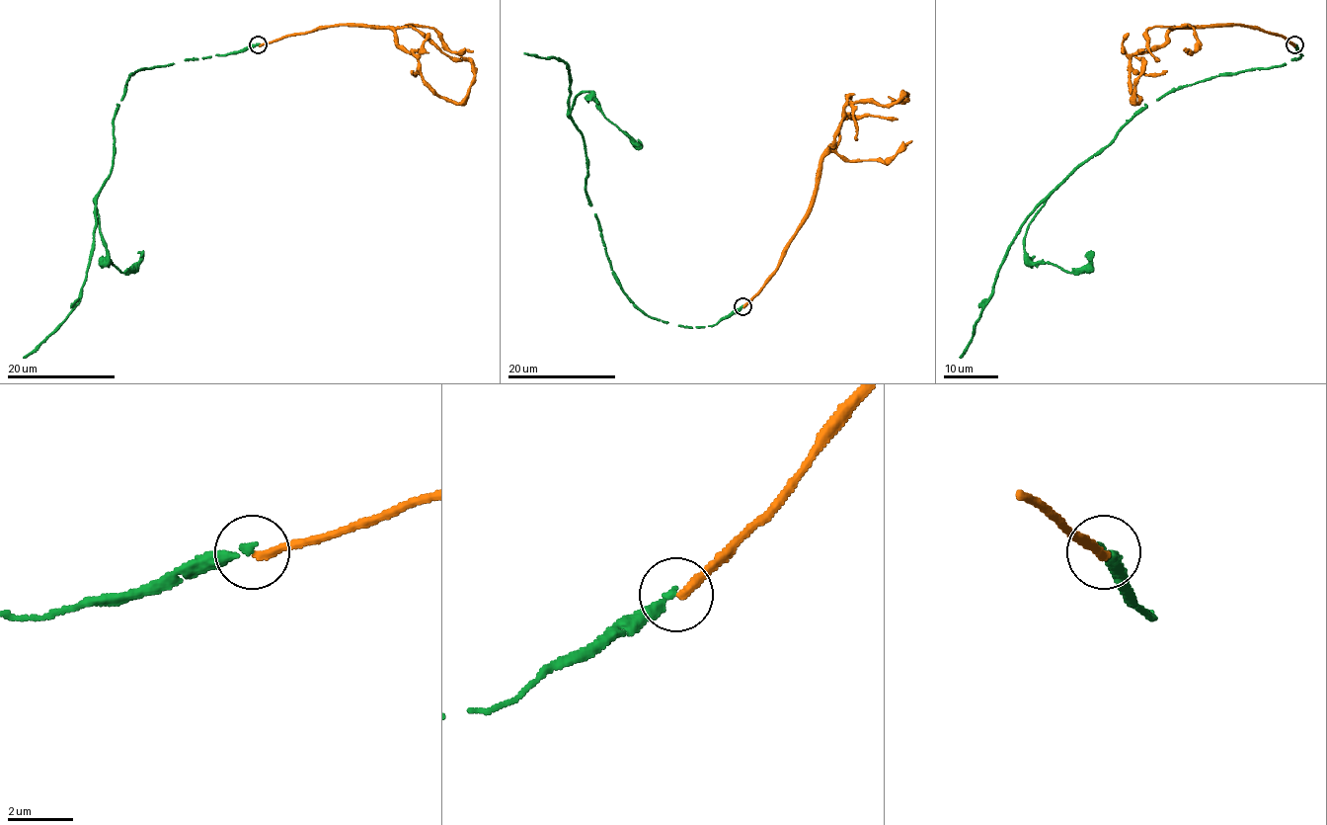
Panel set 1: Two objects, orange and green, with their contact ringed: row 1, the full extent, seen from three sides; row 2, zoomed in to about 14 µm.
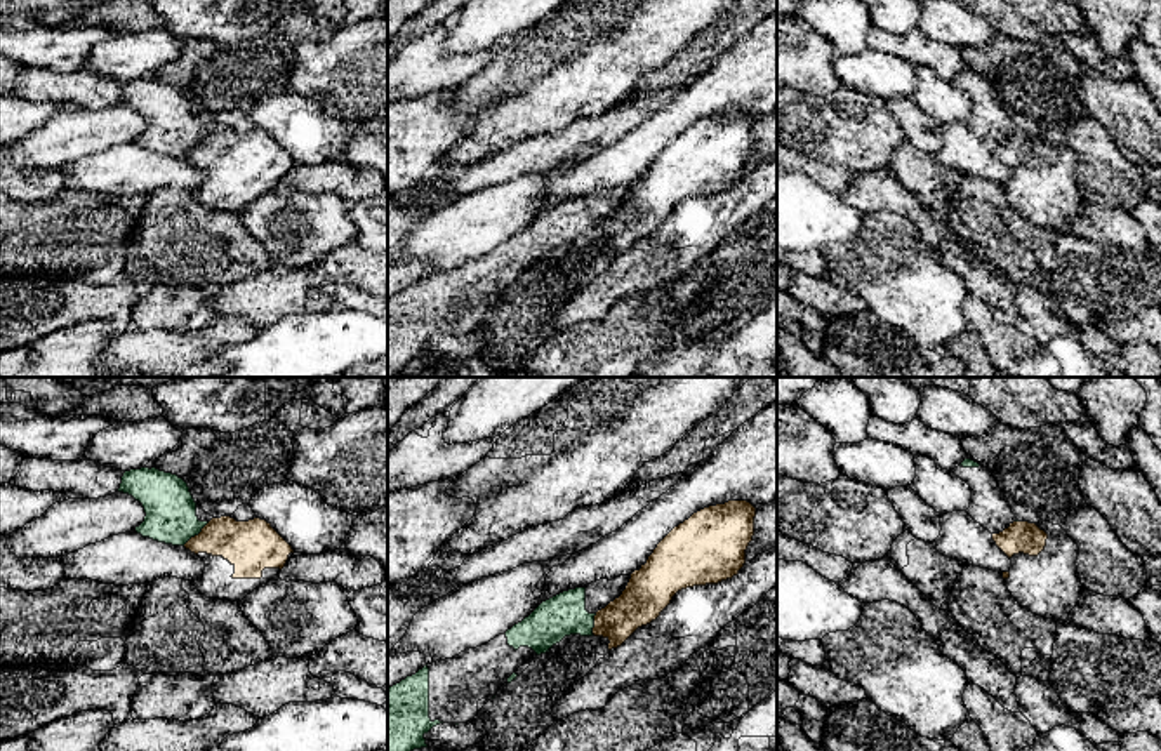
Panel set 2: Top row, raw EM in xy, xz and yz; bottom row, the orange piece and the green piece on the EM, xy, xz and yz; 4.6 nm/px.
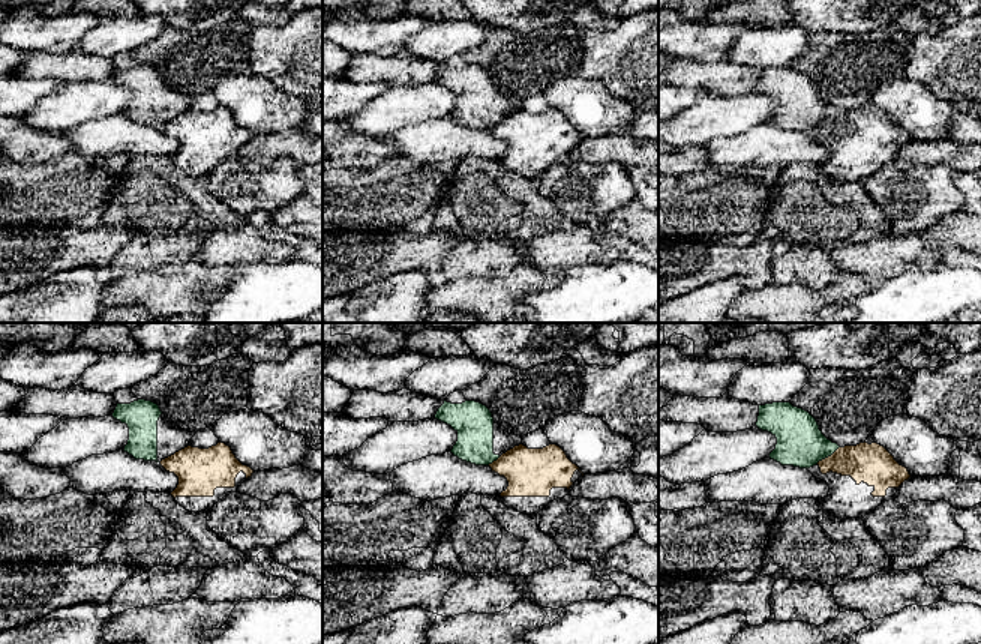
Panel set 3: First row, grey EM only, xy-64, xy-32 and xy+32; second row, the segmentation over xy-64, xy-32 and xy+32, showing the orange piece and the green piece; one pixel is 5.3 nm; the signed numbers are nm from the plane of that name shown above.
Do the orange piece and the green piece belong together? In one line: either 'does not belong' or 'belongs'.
does not belong

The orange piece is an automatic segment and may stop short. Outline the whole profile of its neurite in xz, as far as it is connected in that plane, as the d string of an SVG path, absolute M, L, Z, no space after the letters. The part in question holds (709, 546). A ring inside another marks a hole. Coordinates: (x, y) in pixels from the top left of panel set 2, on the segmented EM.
M728 501L693 513L631 574L622 595L596 612L593 635L565 636L560 654L607 655L638 628L655 621L678 591L737 575L754 535L754 516L756 508L747 501Z

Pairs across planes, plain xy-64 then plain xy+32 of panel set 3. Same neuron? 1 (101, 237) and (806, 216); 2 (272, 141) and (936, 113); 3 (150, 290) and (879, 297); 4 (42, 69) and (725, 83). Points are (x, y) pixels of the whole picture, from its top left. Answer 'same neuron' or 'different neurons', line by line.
1: different neurons
2: different neurons
3: different neurons
4: same neuron

